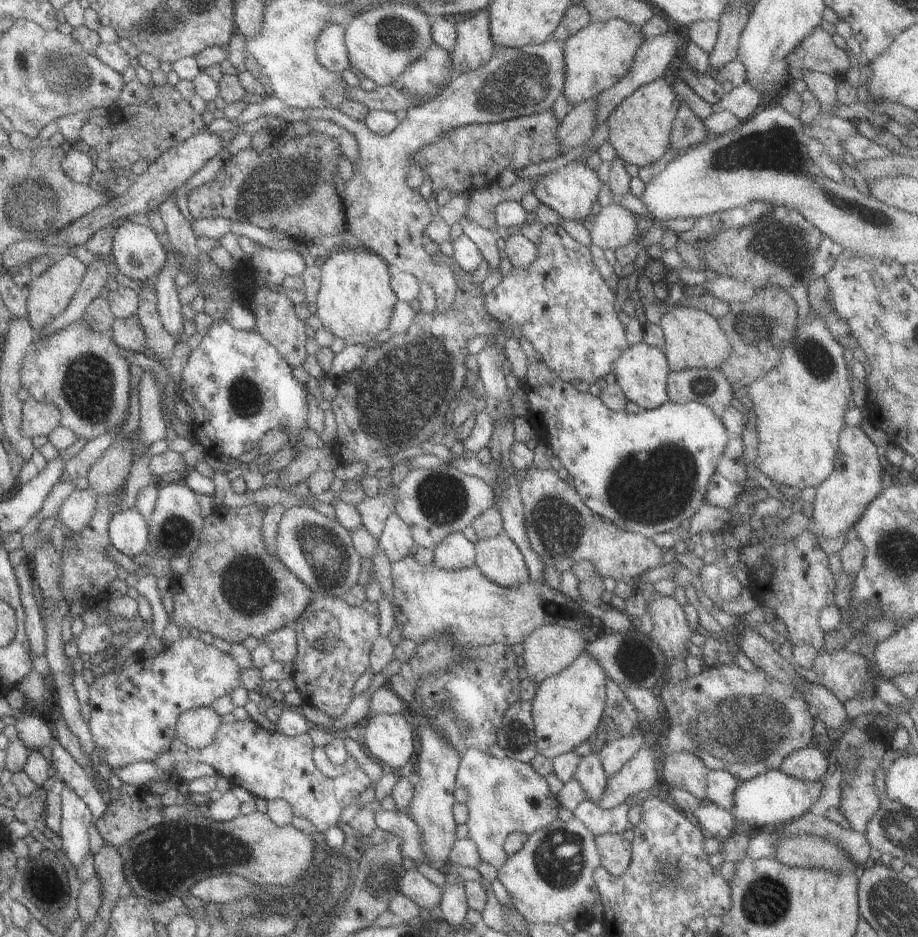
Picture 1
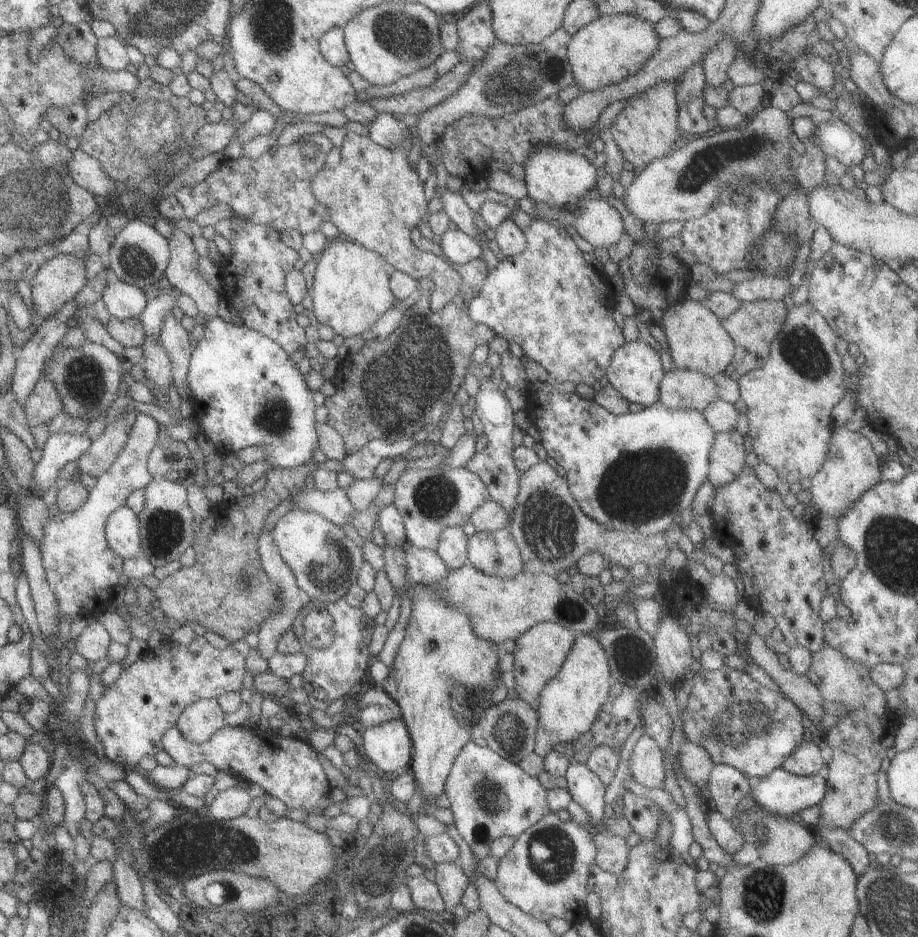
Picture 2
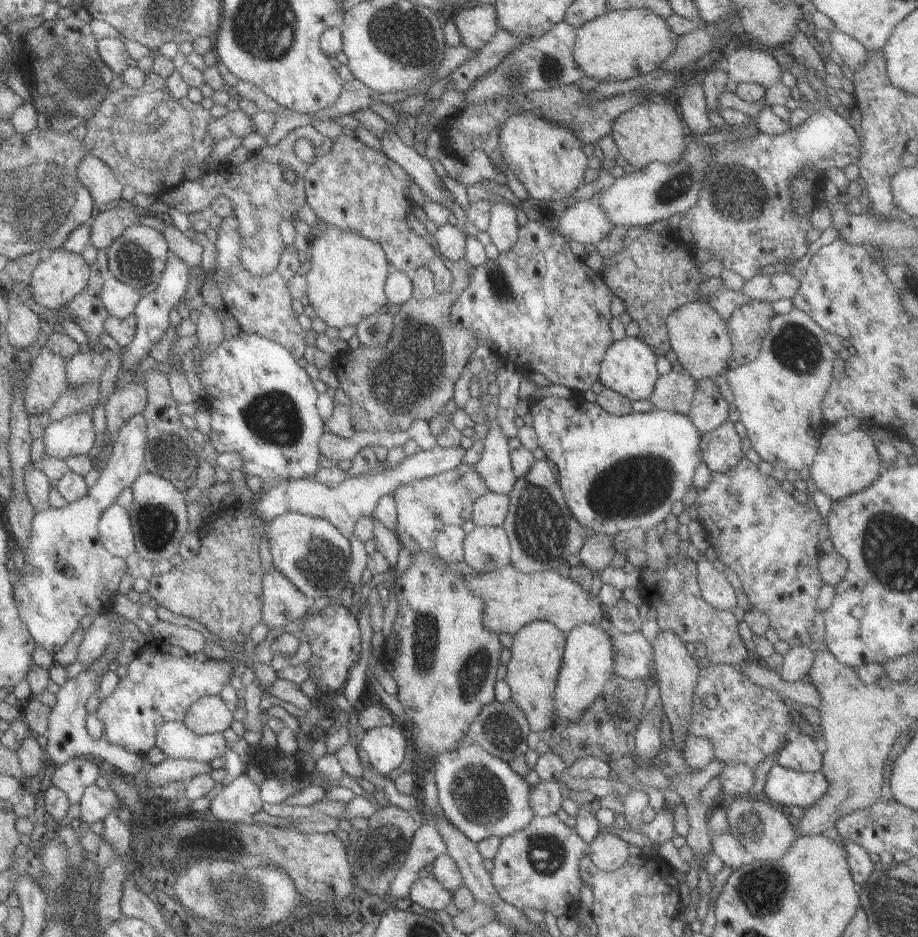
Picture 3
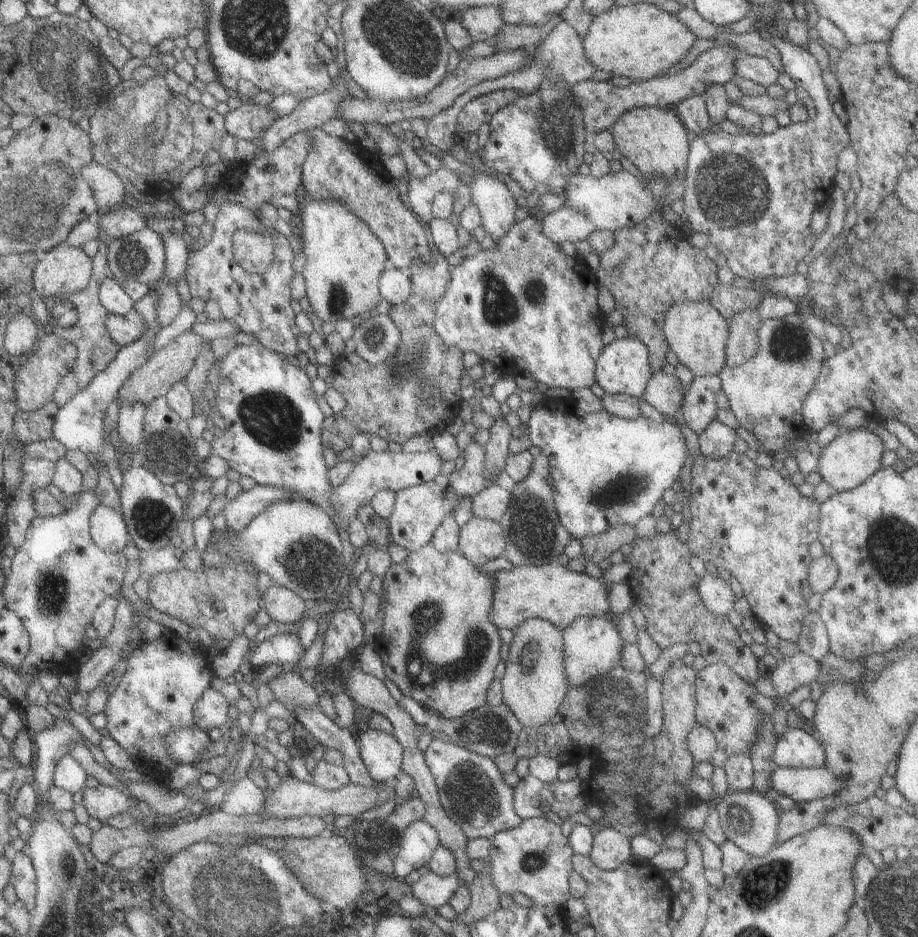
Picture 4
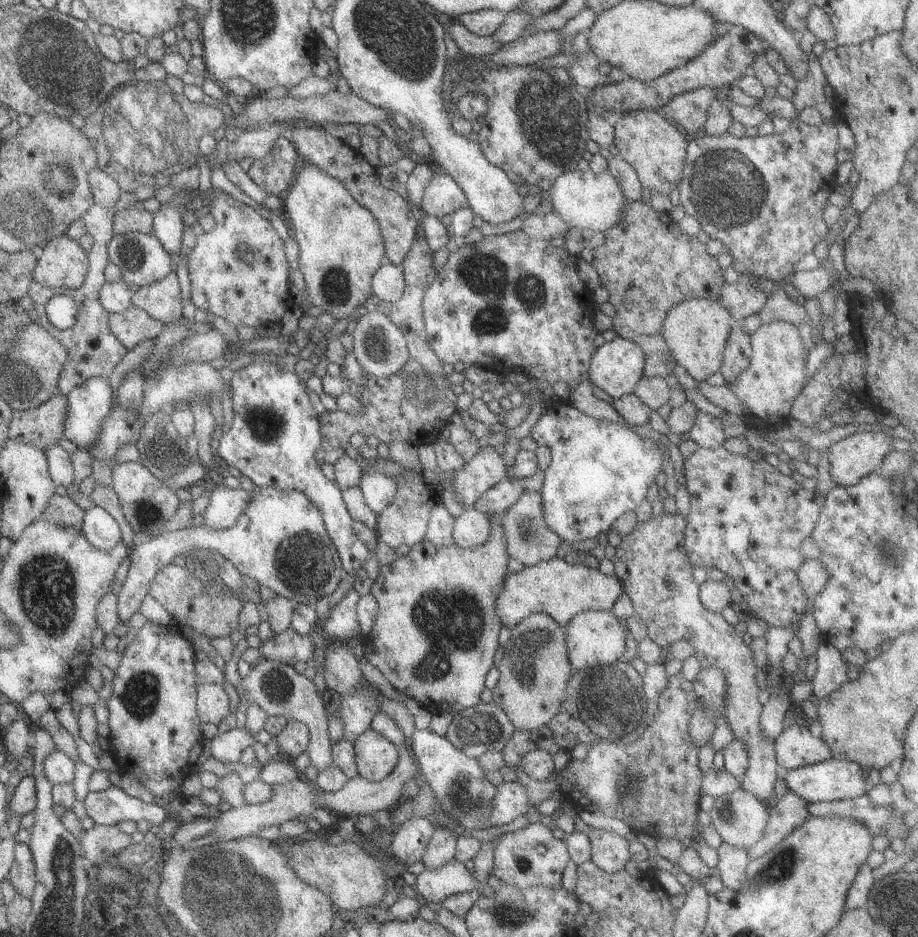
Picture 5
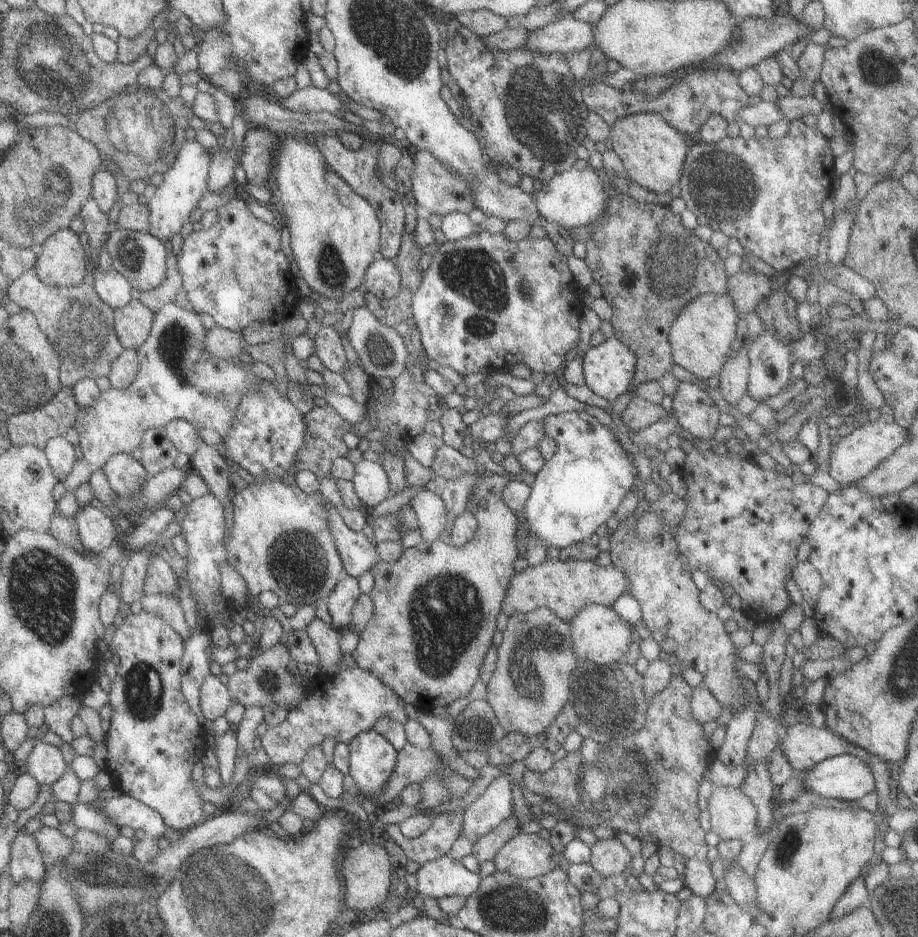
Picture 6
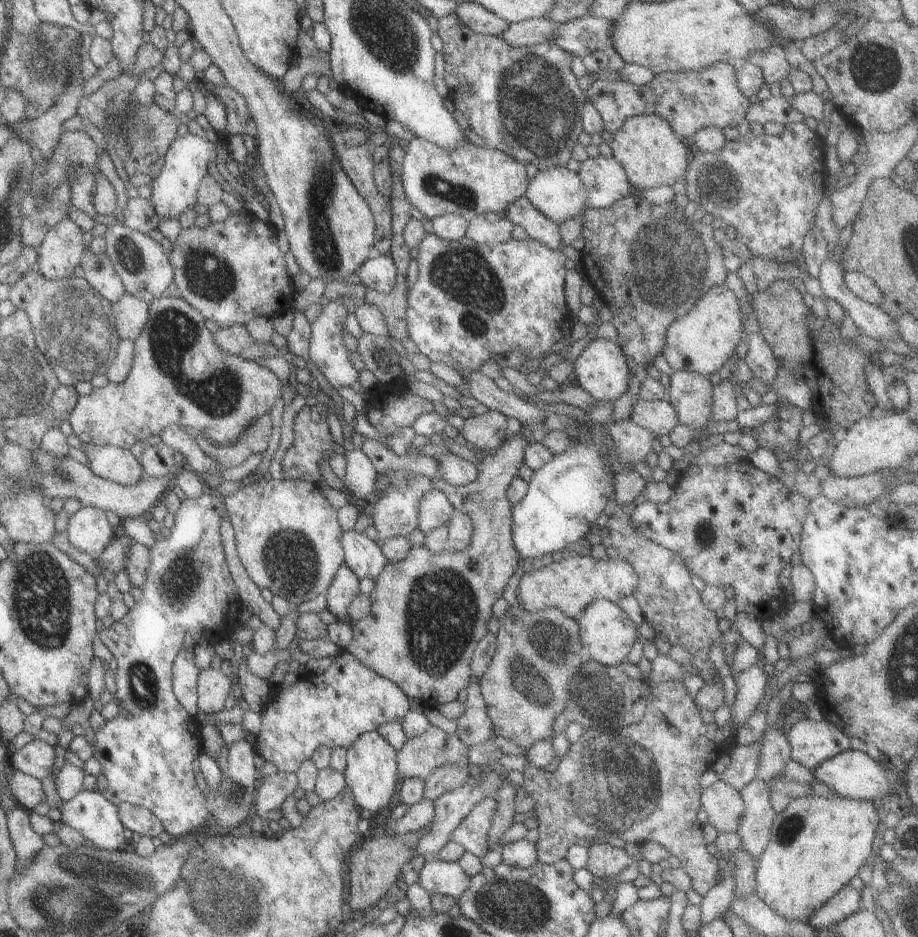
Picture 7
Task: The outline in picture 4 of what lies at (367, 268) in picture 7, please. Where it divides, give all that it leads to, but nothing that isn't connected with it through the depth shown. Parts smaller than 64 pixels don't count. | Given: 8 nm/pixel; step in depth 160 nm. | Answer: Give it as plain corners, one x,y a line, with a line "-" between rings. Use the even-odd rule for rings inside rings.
408,267
383,269
376,282
380,297
390,305
403,302
410,293
409,275

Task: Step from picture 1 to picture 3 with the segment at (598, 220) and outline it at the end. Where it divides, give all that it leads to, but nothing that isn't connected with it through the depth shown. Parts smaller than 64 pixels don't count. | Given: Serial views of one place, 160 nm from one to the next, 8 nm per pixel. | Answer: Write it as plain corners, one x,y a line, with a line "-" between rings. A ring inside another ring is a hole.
583,199
567,205
556,222
555,230
568,241
596,245
613,227
597,203

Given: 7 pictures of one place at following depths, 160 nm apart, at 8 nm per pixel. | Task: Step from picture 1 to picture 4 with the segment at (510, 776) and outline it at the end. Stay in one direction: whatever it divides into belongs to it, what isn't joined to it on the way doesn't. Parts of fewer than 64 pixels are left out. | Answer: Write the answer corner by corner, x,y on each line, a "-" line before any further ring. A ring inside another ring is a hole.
435,738
431,739
422,755
437,787
443,810
468,839
492,839
494,834
516,827
522,821
512,805
512,788
501,779
502,772
492,758

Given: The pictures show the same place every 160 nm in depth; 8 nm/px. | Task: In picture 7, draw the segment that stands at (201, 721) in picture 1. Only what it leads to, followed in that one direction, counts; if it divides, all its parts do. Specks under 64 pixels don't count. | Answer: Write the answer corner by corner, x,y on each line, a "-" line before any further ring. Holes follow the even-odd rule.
210,666
199,671
196,678
196,705
200,714
207,716
223,709
223,702
231,690
228,672

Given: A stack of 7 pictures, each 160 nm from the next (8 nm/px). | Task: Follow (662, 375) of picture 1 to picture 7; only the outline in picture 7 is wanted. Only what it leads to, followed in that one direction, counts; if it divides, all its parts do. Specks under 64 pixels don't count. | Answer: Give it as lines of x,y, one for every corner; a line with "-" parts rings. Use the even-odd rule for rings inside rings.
592,338
592,341
572,362
572,372
576,378
576,385
592,396
594,401
614,401
625,392
628,385
630,374
626,362
626,356
616,341

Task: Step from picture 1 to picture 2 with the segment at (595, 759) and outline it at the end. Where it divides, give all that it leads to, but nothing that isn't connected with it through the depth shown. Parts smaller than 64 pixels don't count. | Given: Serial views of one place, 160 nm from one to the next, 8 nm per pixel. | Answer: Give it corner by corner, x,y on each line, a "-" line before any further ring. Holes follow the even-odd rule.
571,763
564,772
564,778
572,801
588,814
591,826
599,824
603,818
603,792
606,786
583,763

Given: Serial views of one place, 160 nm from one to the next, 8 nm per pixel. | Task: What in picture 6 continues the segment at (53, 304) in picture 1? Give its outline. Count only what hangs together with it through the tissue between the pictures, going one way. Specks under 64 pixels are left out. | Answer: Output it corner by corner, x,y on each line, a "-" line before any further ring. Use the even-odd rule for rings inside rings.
69,228
53,232
41,245
41,254
34,263
36,278
46,286
71,287
79,284
86,276
86,253
81,247
78,235

